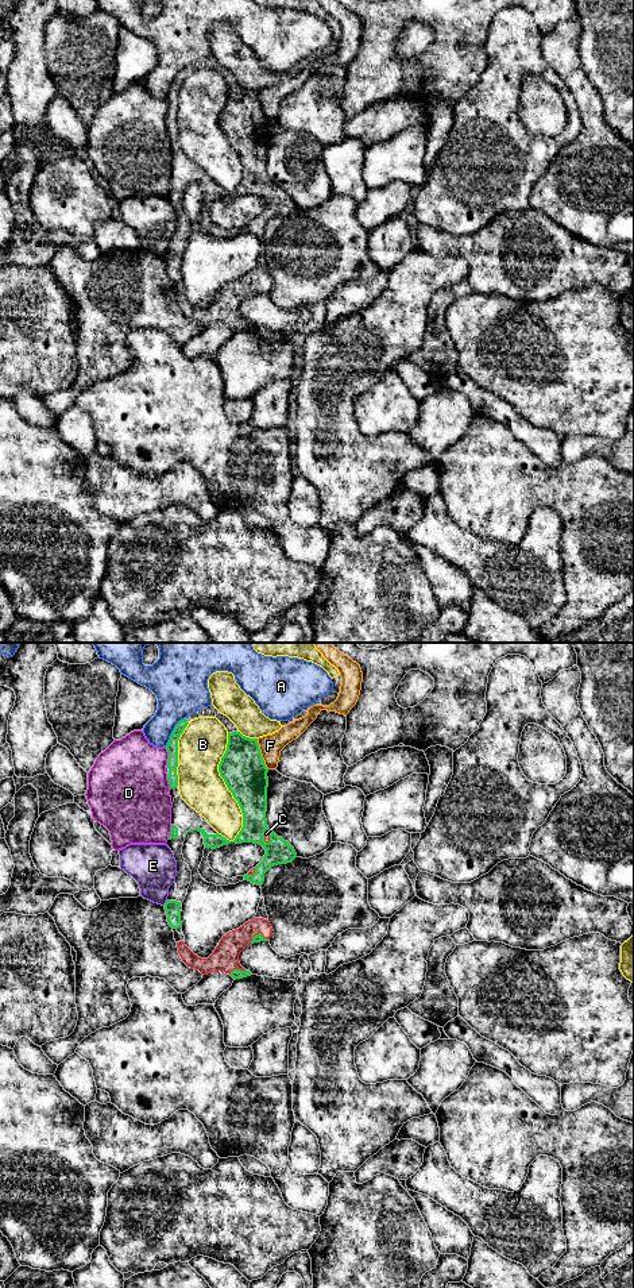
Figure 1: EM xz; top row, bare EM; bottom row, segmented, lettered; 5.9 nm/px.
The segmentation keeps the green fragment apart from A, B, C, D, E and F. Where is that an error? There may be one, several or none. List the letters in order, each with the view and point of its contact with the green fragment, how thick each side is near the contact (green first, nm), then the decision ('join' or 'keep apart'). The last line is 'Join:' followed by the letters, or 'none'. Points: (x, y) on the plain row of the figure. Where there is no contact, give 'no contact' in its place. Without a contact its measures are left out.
A: meets green in xz at (173, 83); 70 nm thick on the green side, 300 nm on the other; keep apart
B: meets green in xz at (227, 138); 260 nm thick on the green side, 260 nm on the other; keep apart
C: meets green in xz at (236, 322); 60 nm thick on the green side, 160 nm on the other; join
D: meets green in xz at (169, 108); 70 nm thick on the green side, 420 nm on the other; keep apart
E: meets green in xz at (166, 254); 90 nm thick on the green side, 280 nm on the other; keep apart
F: meets green in xz at (261, 105); 260 nm thick on the green side, 140 nm on the other; keep apart
Join: C

